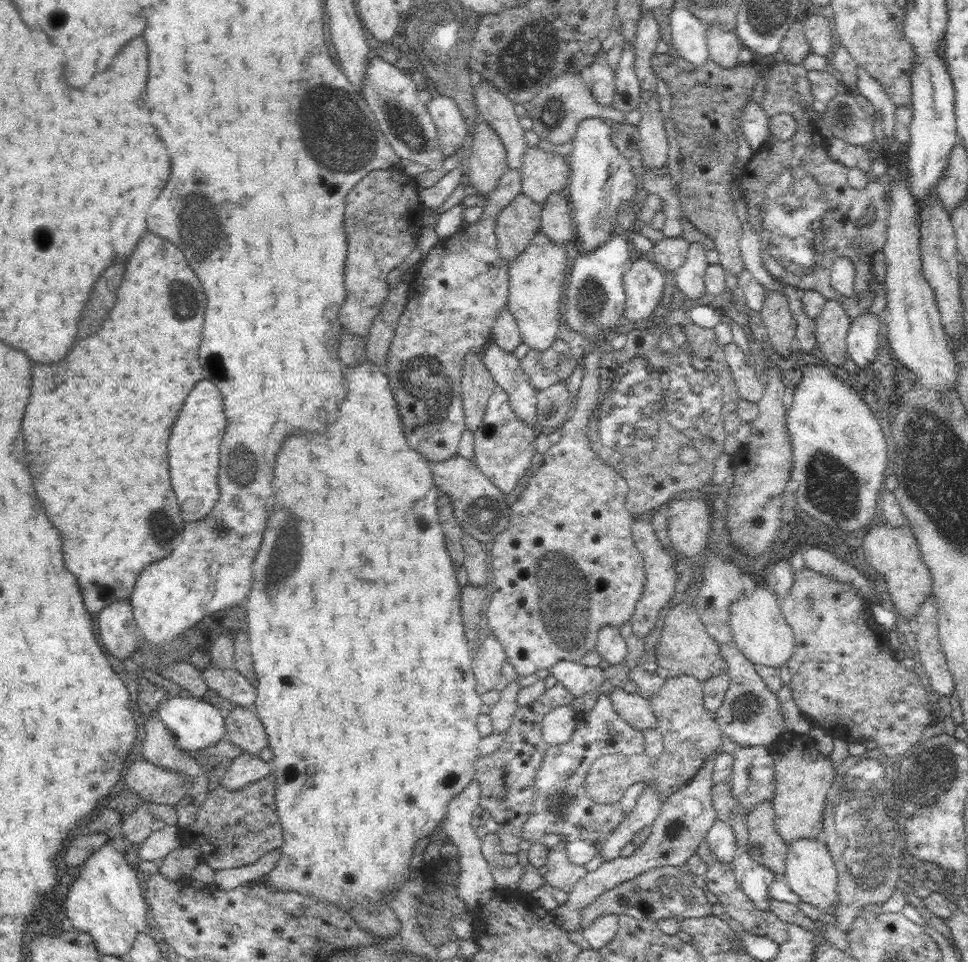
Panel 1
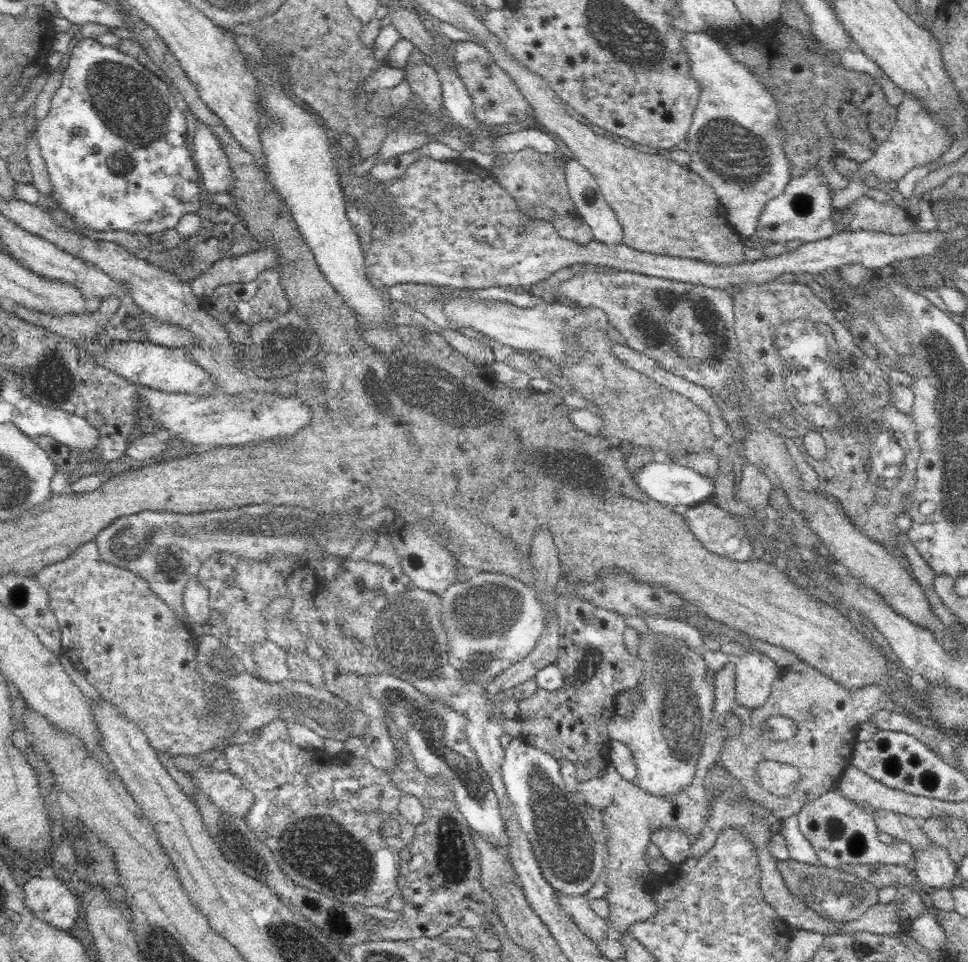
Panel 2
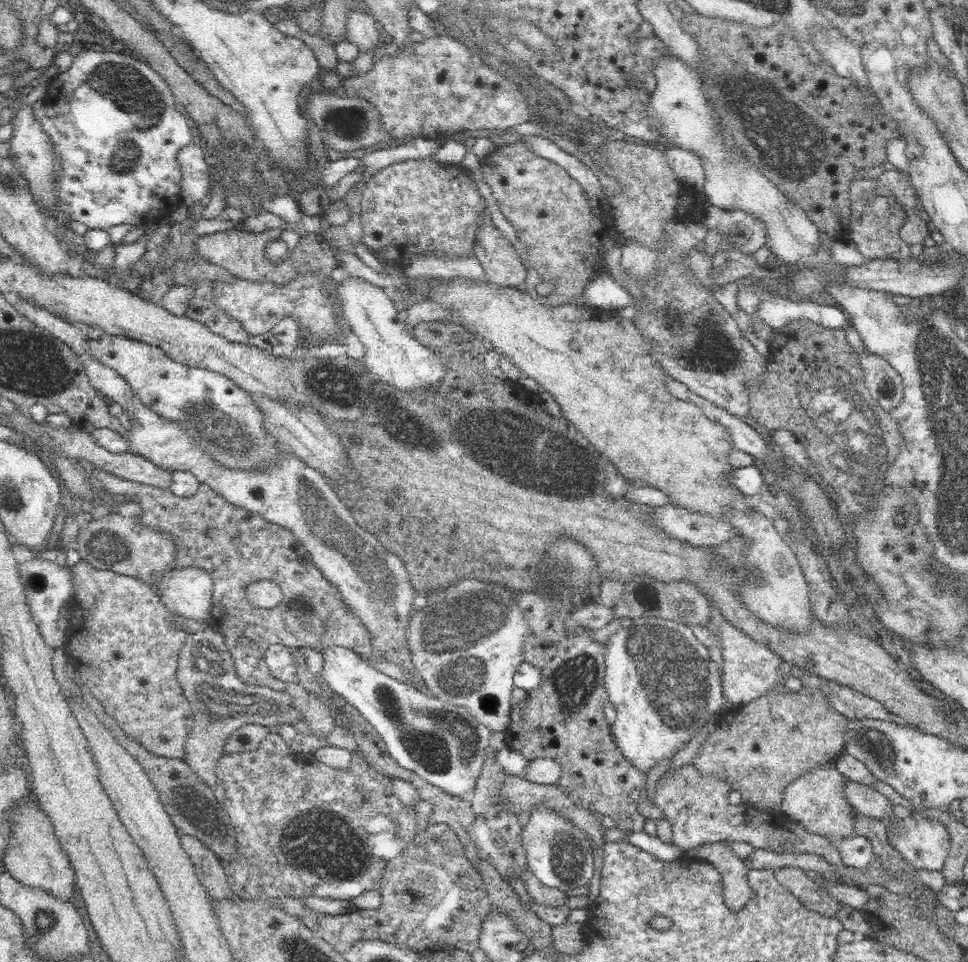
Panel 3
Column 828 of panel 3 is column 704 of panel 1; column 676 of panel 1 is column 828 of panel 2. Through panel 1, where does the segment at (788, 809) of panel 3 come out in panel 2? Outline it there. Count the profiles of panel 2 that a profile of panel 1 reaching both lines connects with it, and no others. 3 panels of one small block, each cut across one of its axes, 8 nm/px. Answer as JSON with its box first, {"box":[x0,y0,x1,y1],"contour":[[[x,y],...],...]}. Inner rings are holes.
{"box":[798,786,914,870],"contour":[[[838,786],[834,790],[828,790],[820,798],[808,802],[798,814],[798,824],[800,824],[800,832],[814,846],[822,866],[828,866],[832,870],[840,870],[852,864],[866,864],[866,862],[870,862],[872,866],[878,864],[912,866],[914,862],[912,846],[896,840],[892,844],[882,844],[878,840],[878,826],[874,822],[872,810],[860,808],[858,804],[842,798]]]}

